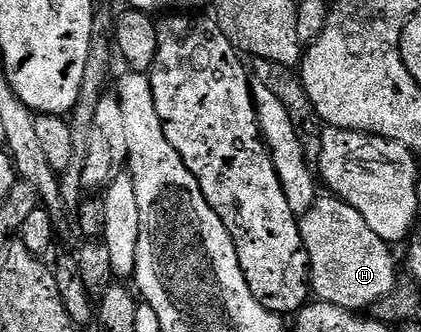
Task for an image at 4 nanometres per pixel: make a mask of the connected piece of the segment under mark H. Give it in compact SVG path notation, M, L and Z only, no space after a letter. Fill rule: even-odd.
M330 193L315 199L312 207L300 216L298 228L310 262L310 289L321 302L362 313L396 286L391 244L376 237L364 217L343 199Z

